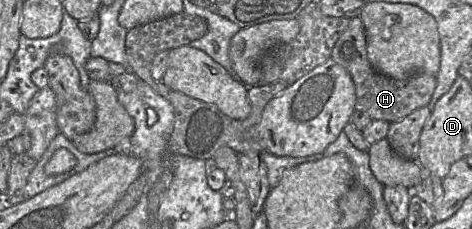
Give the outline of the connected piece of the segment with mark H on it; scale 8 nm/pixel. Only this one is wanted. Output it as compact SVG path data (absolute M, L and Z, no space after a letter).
M354 17L335 43L331 57L350 74L356 89L355 110L366 112L372 120L389 123L400 121L414 110L429 104L436 88L436 76L418 72L405 80L385 76L371 66L367 56L365 28L360 17Z

